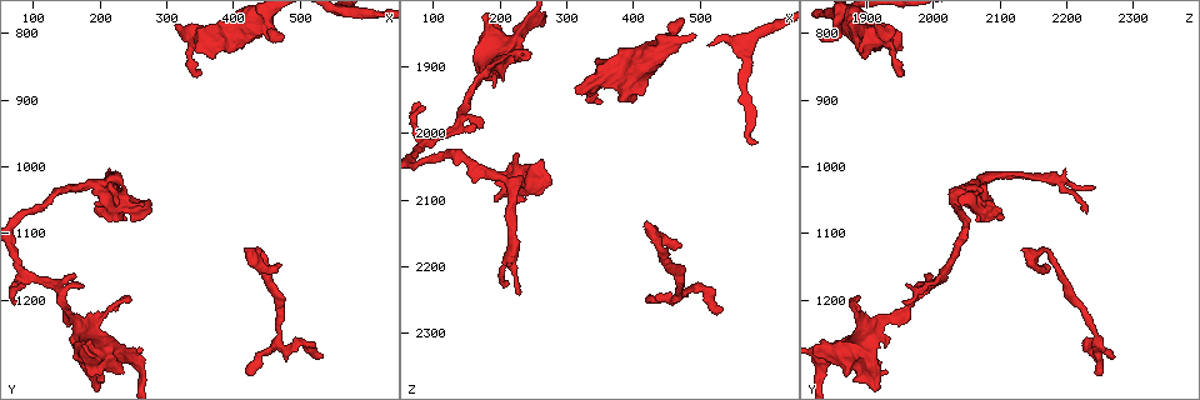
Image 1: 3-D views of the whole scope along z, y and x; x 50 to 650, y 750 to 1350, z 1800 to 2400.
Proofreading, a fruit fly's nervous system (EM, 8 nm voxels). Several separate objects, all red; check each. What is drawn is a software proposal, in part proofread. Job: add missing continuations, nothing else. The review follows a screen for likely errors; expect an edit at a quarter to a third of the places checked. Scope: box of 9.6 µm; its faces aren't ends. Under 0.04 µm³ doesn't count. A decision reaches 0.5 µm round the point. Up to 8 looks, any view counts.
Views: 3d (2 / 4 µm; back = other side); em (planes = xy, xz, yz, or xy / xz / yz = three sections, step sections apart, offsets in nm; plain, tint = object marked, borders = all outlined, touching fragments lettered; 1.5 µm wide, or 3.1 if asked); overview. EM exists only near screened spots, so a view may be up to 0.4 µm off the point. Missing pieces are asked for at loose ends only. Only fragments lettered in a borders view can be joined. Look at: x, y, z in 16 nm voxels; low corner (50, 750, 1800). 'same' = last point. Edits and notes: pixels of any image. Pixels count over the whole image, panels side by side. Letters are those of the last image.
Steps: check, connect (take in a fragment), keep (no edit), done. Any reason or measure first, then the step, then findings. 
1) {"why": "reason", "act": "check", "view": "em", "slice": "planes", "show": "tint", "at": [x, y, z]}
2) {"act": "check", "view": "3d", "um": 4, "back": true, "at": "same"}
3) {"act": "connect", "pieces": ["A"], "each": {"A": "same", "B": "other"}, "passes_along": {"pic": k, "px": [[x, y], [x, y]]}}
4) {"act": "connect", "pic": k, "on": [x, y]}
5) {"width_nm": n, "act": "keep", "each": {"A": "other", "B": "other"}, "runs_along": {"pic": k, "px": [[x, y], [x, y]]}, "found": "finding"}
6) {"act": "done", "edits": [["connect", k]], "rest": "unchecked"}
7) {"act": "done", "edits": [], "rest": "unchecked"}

{"why": "branch stops here", "act": "check", "view": "em", "slice": "yz", "step": 8, "show": "tint", "at": [420, 1310, 2255]}

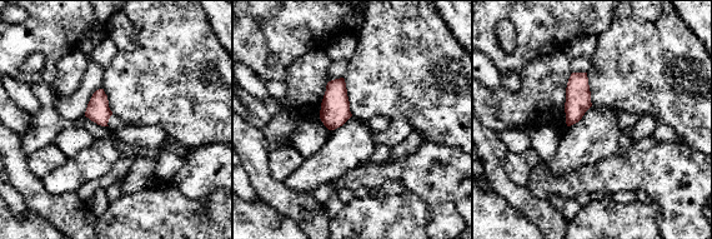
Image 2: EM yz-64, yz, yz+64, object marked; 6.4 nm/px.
{"act": "check", "view": "em", "slice": "yz", "step": 8, "show": "borders", "at": "same"}

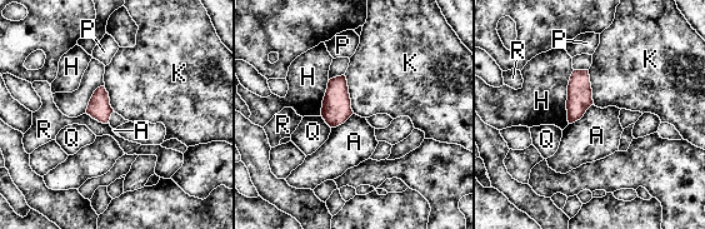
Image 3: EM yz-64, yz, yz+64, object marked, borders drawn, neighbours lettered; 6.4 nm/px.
{"longest_contact_nm": ["H", 340], "act": "keep", "each": {"A": "other", "H": "other", "K": "other", "P": "other", "Q": "other", "R": "other"}, "border": {"pic": 3, "px": [[344, 75], [354, 113]]}, "found": "no lettered fragment goes on from it"}

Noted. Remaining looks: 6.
{"why": "thin end", "act": "check", "view": "em", "slice": "yz", "step": 4, "show": "borders", "at": [540, 1285, 2265]}

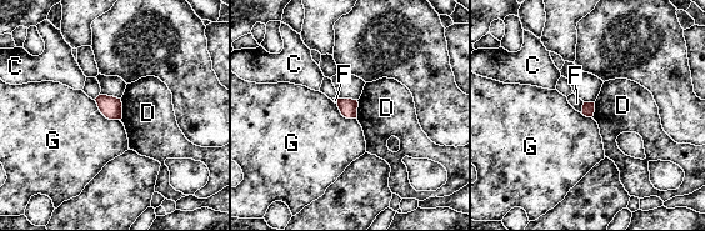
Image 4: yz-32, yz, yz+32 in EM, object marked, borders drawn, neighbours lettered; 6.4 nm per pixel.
{"act": "check", "view": "em", "slice": "planes", "show": "borders", "at": "same"}

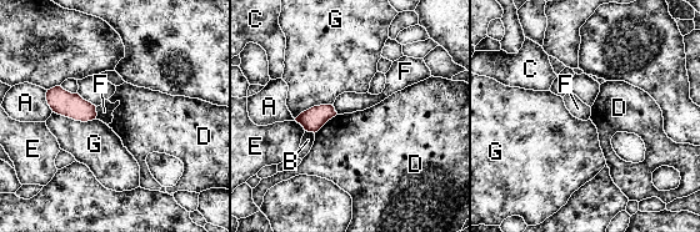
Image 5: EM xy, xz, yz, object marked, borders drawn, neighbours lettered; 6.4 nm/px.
{"act": "keep", "each": {"A": "other", "B": "other", "C": "other", "D": "other", "E": "other", "F": "other", "G": "other"}, "border": {"pic": 5, "px": [[95, 107], [96, 119]]}, "found": "no lettered fragment goes on from it"}

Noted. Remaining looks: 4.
{"why": "an open end", "act": "check", "view": "em", "slice": "planes", "show": "borders", "at": [350, 855, 1955]}

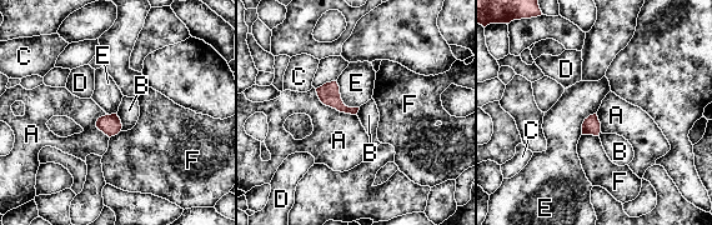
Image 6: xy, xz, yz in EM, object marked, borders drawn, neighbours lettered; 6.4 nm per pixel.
{"act": "keep", "each": {"A": "other", "B": "other", "C": "other", "D": "other", "E": "other", "F": "other"}, "border": {"pic": 6, "px": [[336, 81], [341, 100], [359, 108]]}, "found": "no lettered fragment goes on from it"}

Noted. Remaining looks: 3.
{"act": "done", "edits": [], "rest": "unchecked"}

